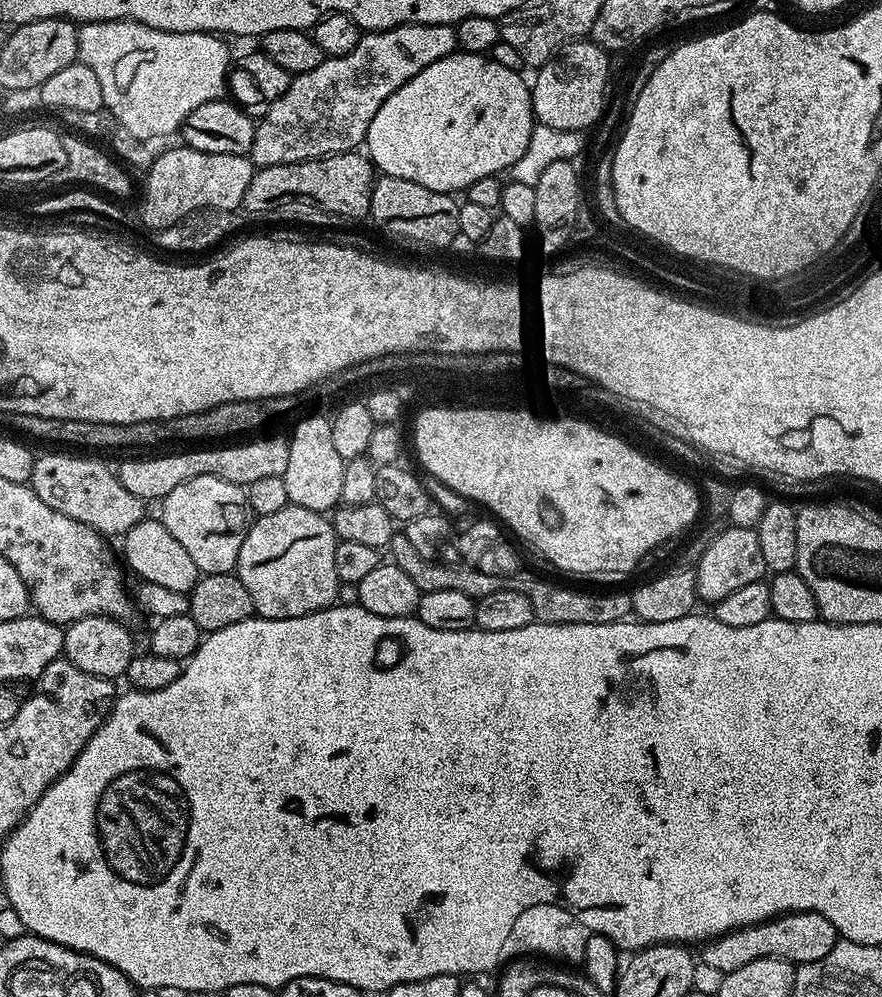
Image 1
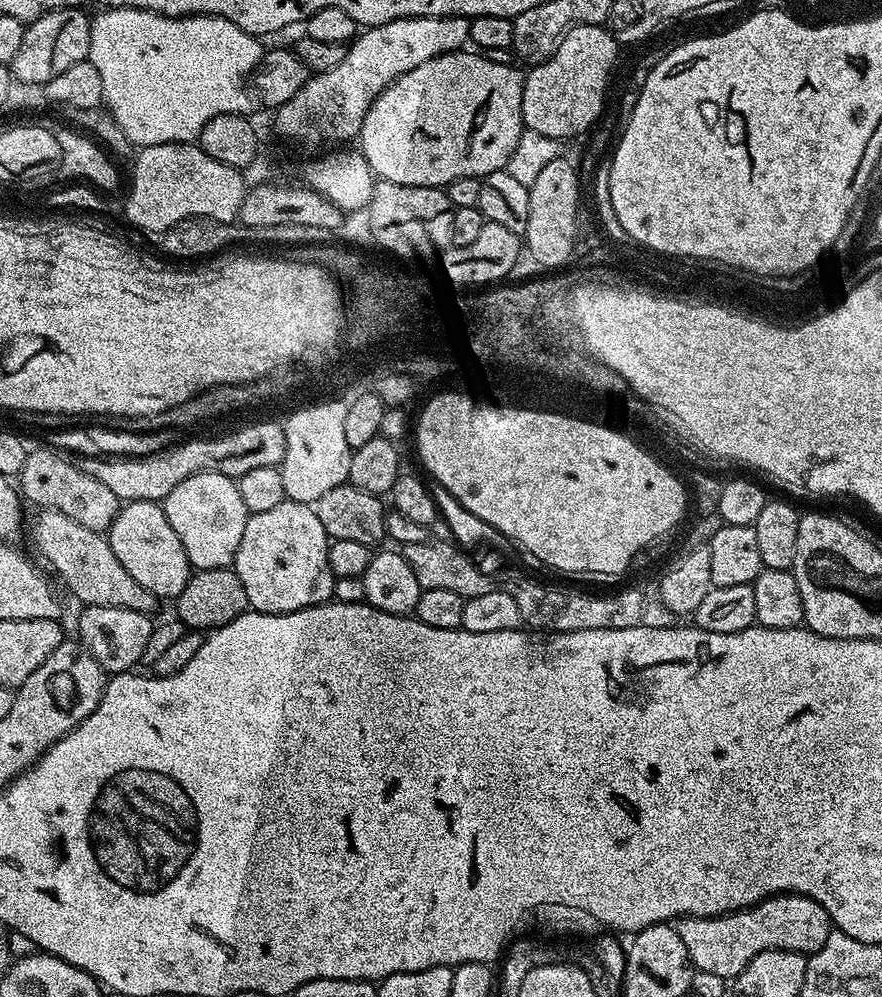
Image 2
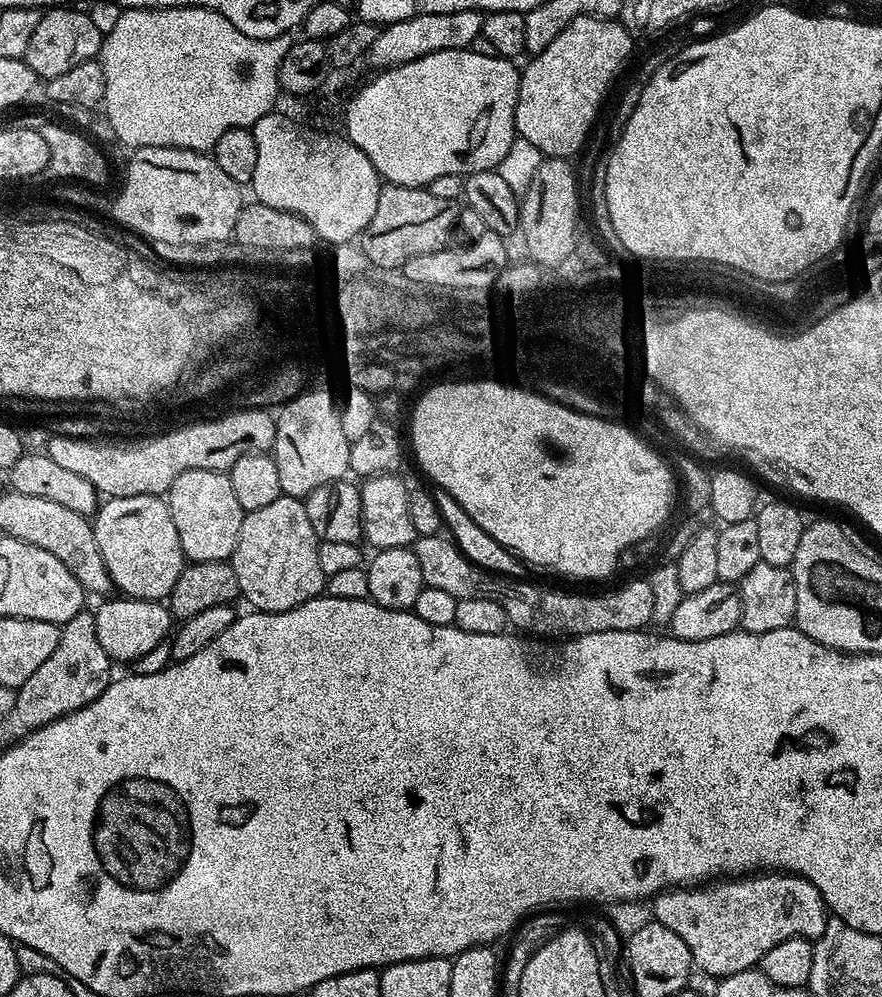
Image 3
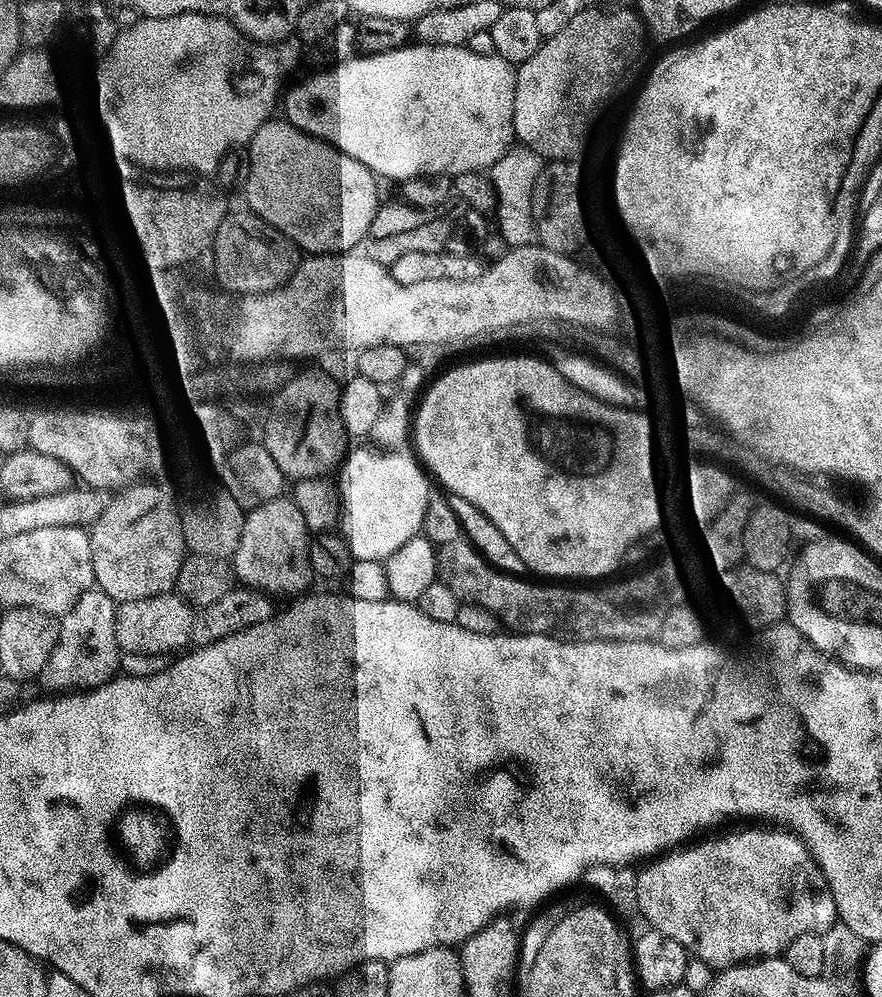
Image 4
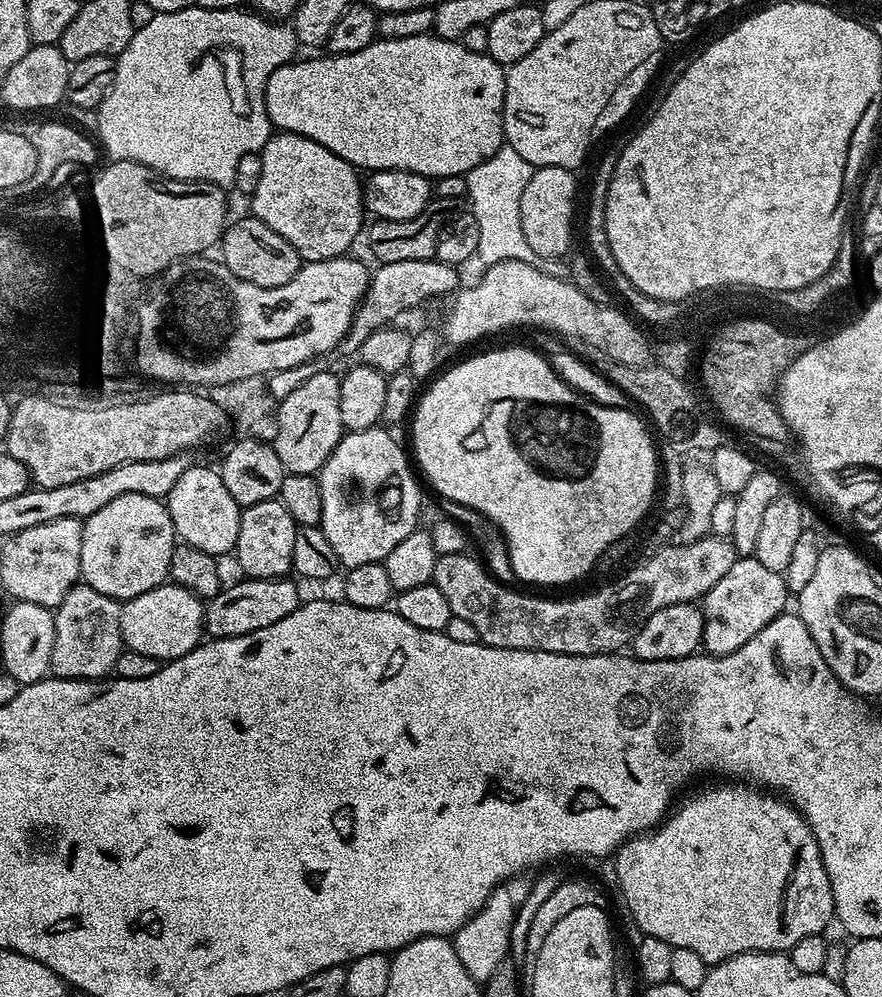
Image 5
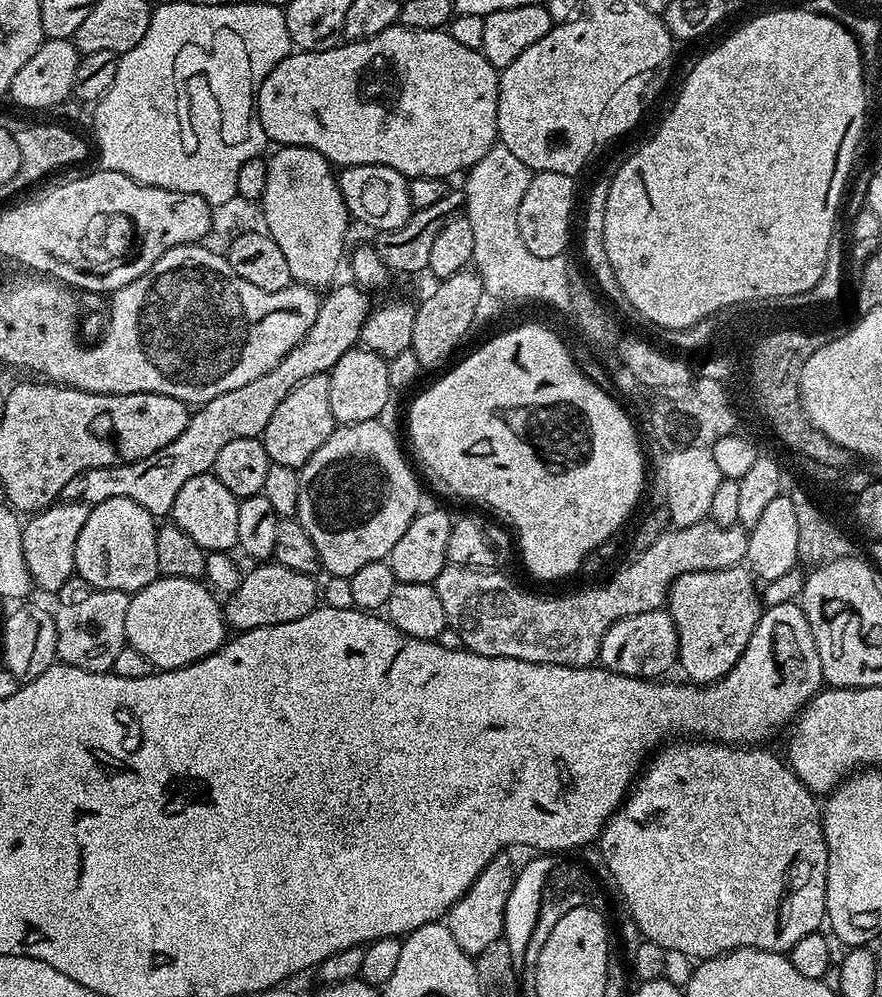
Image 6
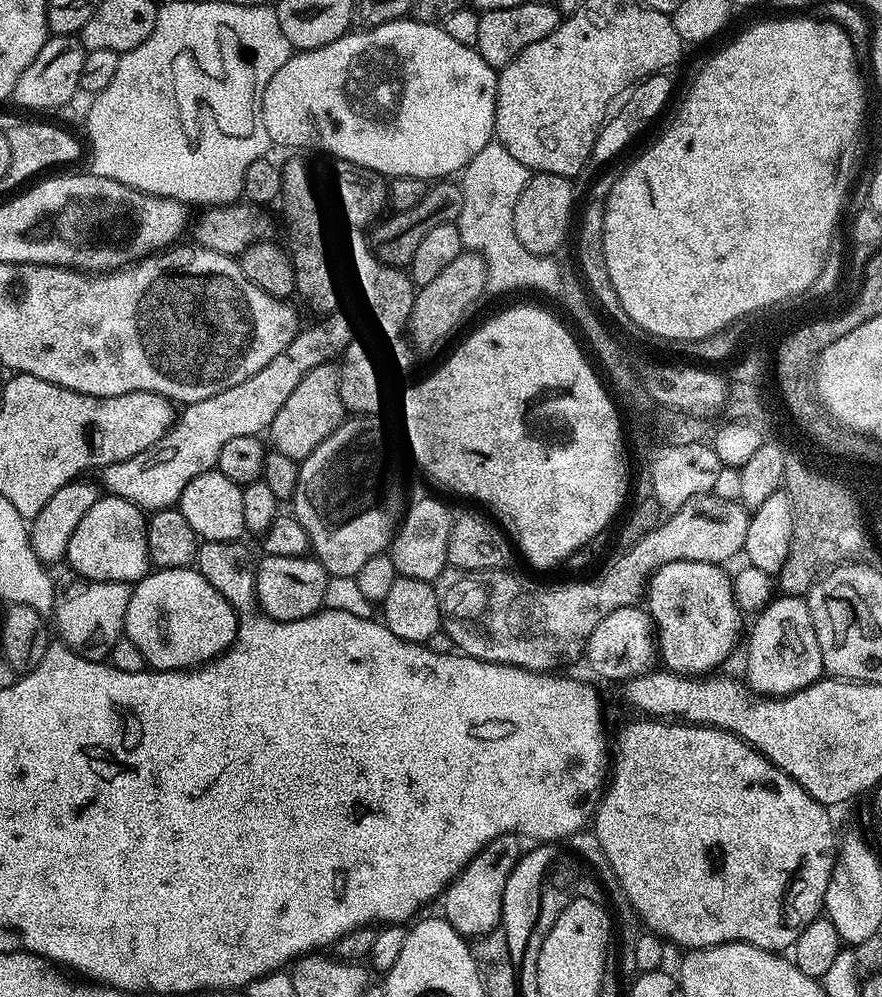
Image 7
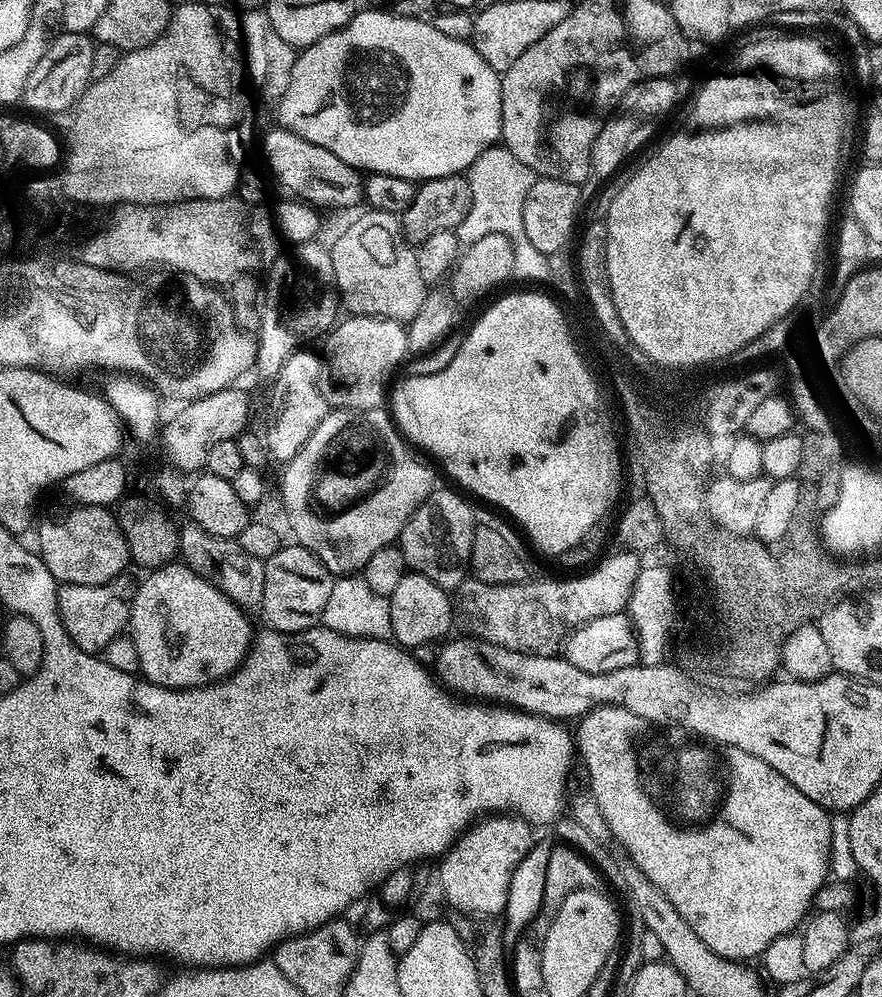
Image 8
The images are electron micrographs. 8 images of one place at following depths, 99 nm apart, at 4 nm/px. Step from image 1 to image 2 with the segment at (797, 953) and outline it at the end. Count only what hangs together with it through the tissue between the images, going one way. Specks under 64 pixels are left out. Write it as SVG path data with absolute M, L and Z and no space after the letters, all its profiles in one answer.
M781 894L761 900L752 908L743 908L741 912L729 912L726 916L694 916L680 918L674 924L686 954L692 959L693 969L708 976L721 976L731 981L762 950L794 950L811 954L822 950L826 940L833 932L834 925L830 914L818 902L809 896Z

